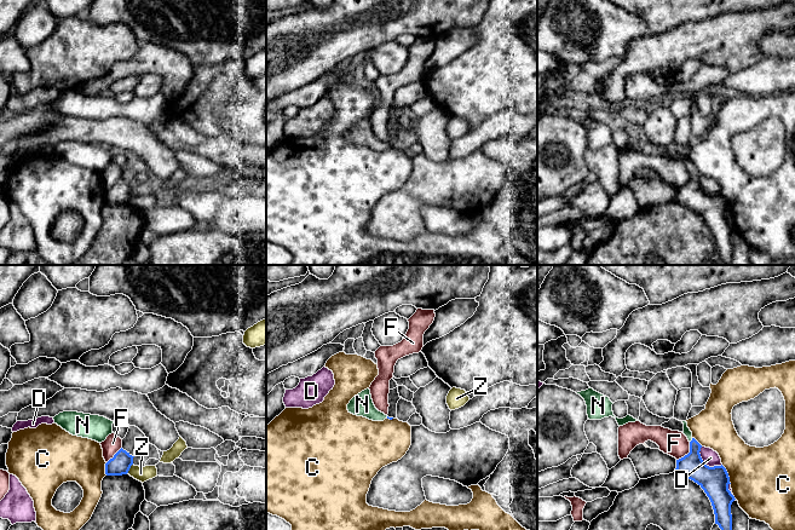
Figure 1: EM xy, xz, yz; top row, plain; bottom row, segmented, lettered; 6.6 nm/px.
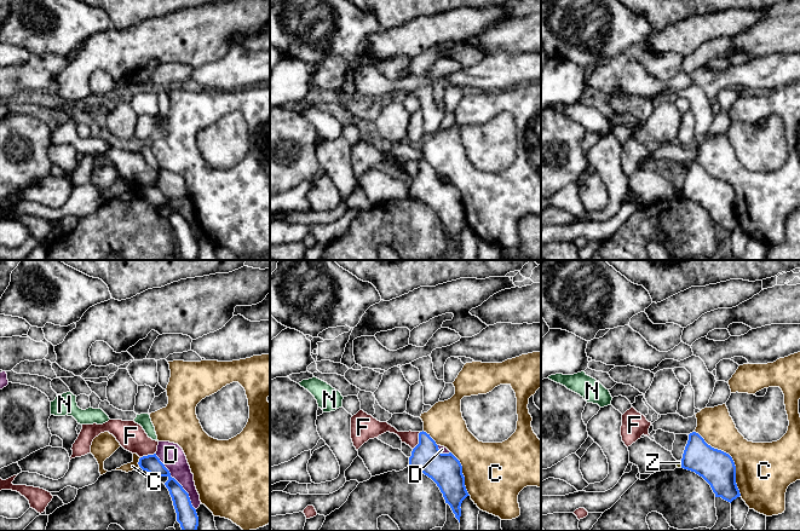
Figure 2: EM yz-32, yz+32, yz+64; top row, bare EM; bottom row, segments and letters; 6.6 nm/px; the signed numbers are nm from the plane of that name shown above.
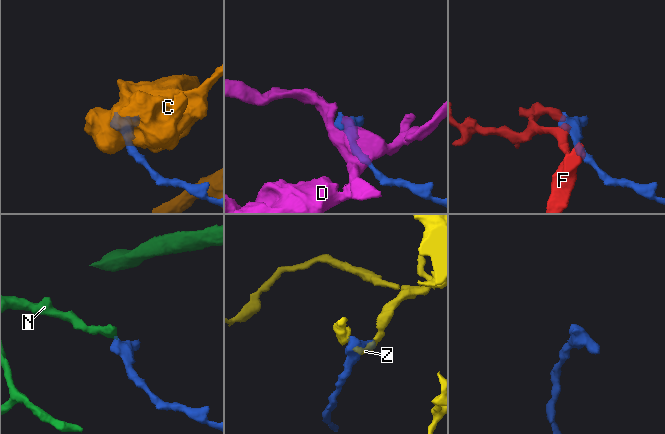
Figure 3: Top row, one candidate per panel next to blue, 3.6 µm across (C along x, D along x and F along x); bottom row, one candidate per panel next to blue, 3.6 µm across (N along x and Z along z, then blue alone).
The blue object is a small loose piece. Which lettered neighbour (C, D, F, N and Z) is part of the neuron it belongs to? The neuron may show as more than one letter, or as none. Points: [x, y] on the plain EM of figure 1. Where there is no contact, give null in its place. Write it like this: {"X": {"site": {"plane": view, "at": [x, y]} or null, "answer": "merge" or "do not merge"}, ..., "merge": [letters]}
{"C": {"site": {"plane": "yz", "at": [727, 203]}, "answer": "do not merge"}, "D": {"site": {"plane": "yz", "at": [704, 193]}, "answer": "do not merge"}, "F": {"site": {"plane": "yz", "at": [689, 182]}, "answer": "do not merge"}, "N": {"site": {"plane": "yz", "at": [691, 170]}, "answer": "merge"}, "Z": {"site": {"plane": "xy", "at": [130, 196]}, "answer": "do not merge"}, "merge": ["N"]}

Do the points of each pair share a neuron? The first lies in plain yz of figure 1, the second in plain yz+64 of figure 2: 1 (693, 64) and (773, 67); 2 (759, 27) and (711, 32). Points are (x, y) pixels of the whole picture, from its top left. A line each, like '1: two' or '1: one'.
1: two
2: one

